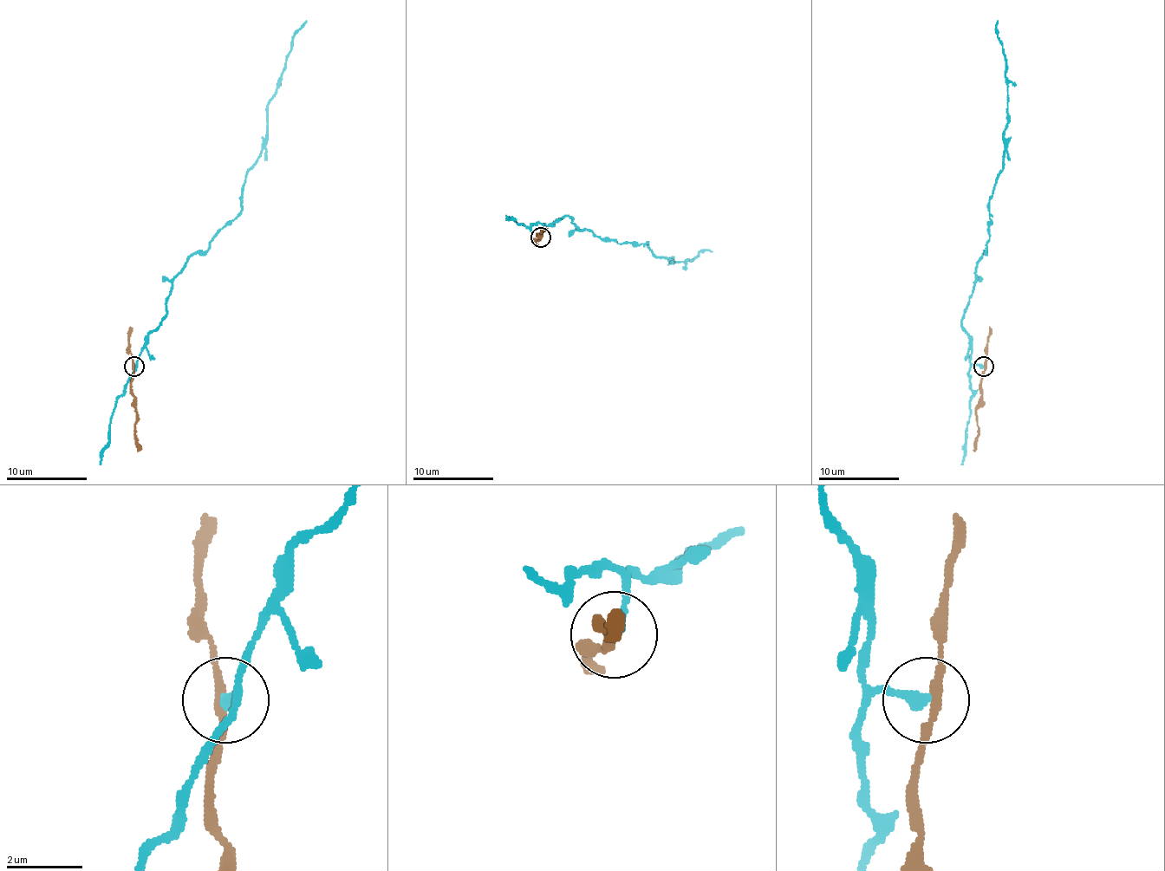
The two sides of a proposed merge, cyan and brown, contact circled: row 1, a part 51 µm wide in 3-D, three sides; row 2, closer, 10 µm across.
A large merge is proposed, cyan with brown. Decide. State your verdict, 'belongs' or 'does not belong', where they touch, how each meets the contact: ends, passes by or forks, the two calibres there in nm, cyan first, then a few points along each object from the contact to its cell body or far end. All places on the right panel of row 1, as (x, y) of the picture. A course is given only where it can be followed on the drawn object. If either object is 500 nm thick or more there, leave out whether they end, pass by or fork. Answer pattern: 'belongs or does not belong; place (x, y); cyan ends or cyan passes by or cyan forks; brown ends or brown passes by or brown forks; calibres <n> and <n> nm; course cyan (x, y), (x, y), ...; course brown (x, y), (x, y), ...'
does not belong; place (983, 366); cyan ends; brown passes by; calibres 300 and 200 nm; course cyan (983, 366), (971, 361), (962, 317), (977, 263), (986, 248), (989, 198), (1003, 165), (1007, 93), (997, 20); course brown (985, 366), (980, 381), (980, 406), (977, 410), (979, 436), (973, 451)

